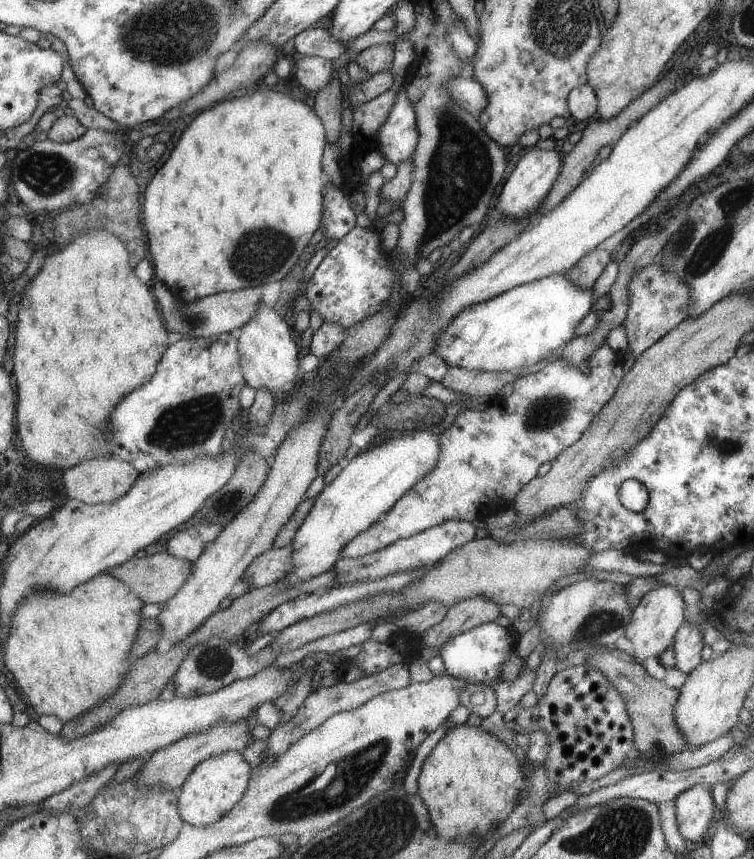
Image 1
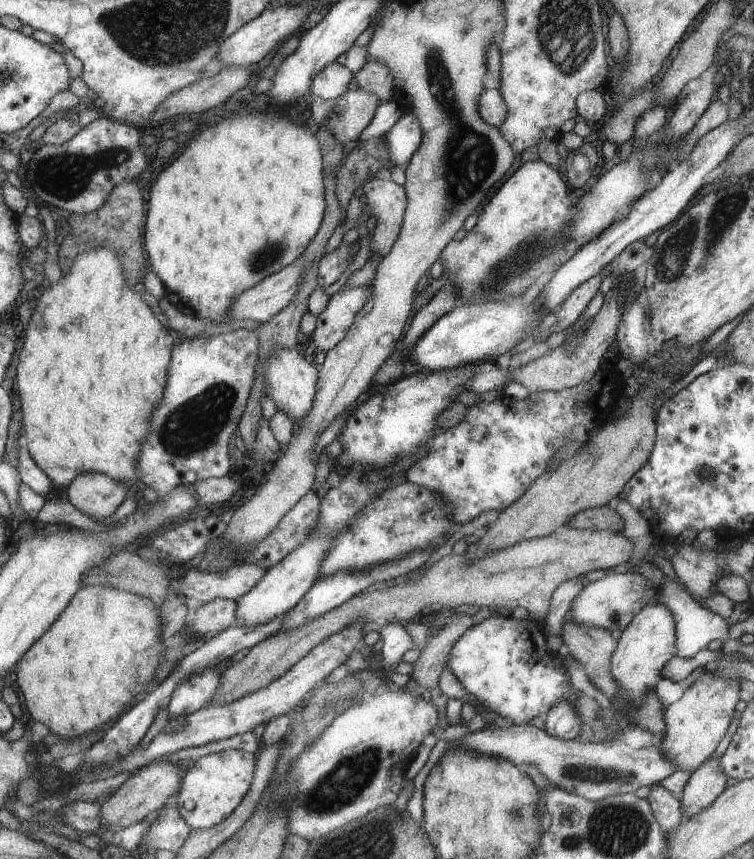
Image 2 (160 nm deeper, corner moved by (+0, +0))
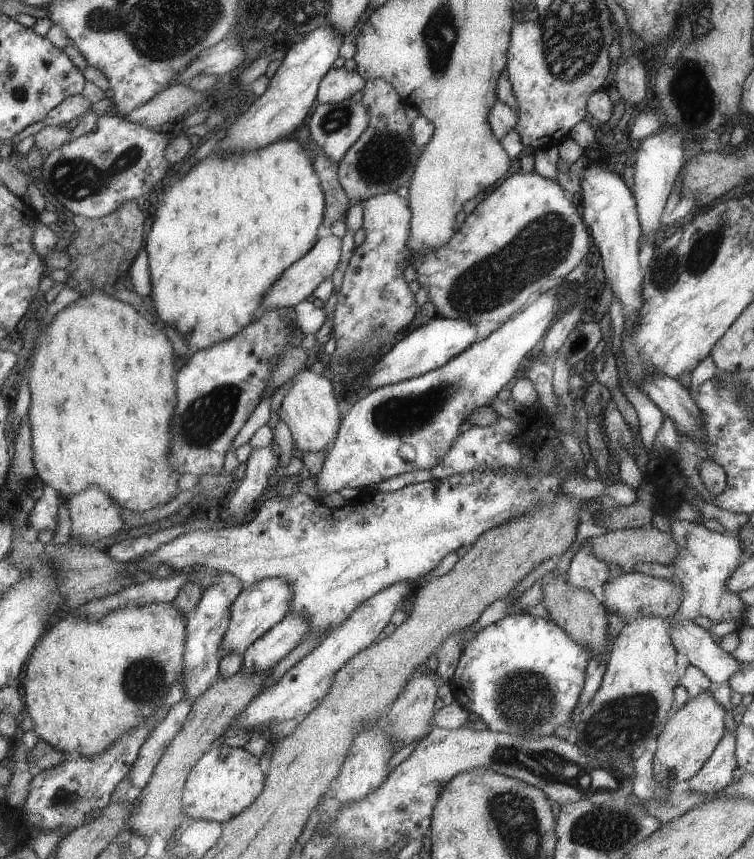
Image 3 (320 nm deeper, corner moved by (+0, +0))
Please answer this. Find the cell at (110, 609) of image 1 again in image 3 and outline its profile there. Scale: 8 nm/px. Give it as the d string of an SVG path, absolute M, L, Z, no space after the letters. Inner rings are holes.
M153 603L140 607L119 608L96 623L91 623L88 617L77 614L74 617L67 617L53 628L48 628L26 663L23 679L26 709L29 716L33 719L35 734L41 741L47 742L63 752L63 755L67 758L79 756L90 759L99 757L100 754L103 754L112 745L115 745L131 729L136 729L142 722L145 722L146 720L143 718L151 717L160 707L160 702L168 696L169 691L184 672L184 654L187 641L188 620L185 618L185 615L182 616L182 612L174 603Z

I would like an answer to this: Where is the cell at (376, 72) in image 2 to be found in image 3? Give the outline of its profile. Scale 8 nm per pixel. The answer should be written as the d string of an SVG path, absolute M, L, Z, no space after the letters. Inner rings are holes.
M369 79L361 99L369 111L367 130L348 150L340 162L339 176L343 188L353 202L367 201L371 197L397 192L401 186L409 187L416 173L423 149L416 145L407 104L394 84L387 79Z

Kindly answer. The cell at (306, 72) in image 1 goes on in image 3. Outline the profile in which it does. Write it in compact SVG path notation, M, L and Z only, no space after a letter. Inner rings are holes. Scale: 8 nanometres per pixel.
M331 69L321 81L317 102L333 104L353 98L357 92L363 92L367 81L358 70Z

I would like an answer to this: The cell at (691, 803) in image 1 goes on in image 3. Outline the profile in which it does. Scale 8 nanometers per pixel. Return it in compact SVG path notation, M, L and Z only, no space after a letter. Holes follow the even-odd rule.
M724 730L718 745L713 749L712 756L705 761L704 766L688 781L689 791L714 795L719 789L726 787L733 778L735 768L735 731Z

